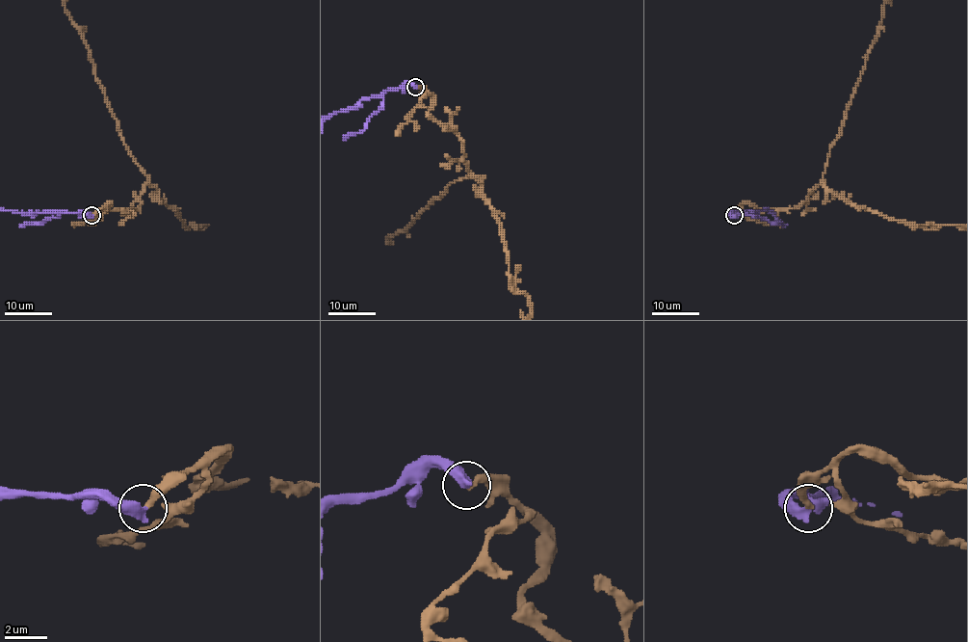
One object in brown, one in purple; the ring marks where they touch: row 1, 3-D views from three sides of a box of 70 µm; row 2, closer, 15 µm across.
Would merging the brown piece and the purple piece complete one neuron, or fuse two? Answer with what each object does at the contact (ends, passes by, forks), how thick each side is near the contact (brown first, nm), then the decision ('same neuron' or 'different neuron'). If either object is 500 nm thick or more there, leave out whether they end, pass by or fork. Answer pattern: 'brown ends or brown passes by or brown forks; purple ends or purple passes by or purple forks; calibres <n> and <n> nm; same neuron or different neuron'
calibres 240 and 500 nm; same neuron

